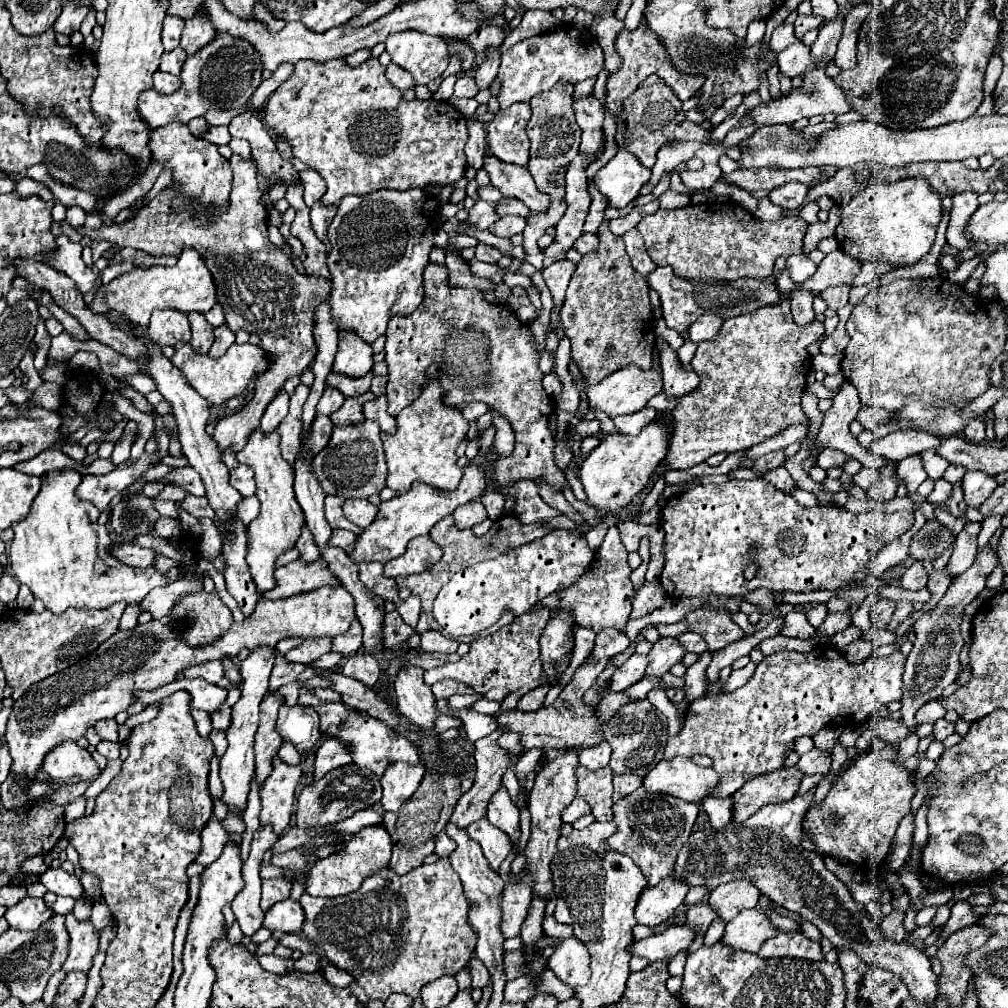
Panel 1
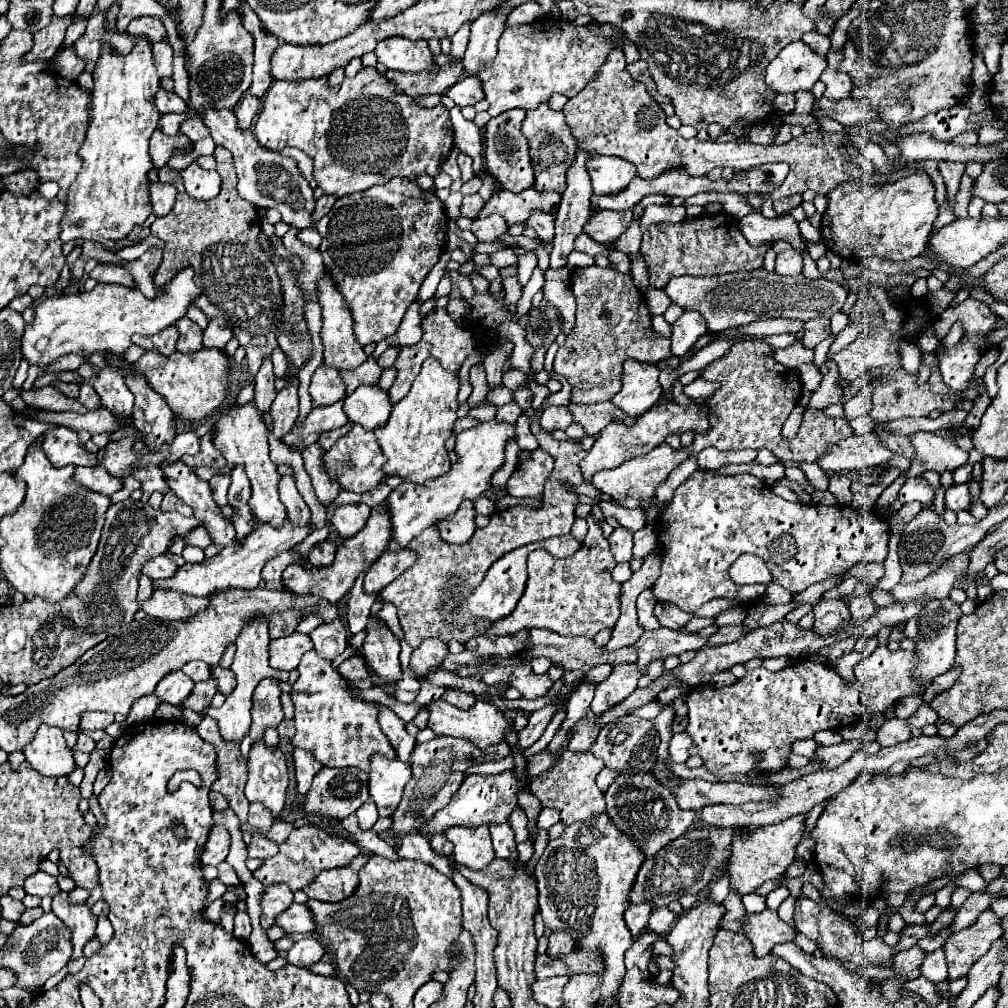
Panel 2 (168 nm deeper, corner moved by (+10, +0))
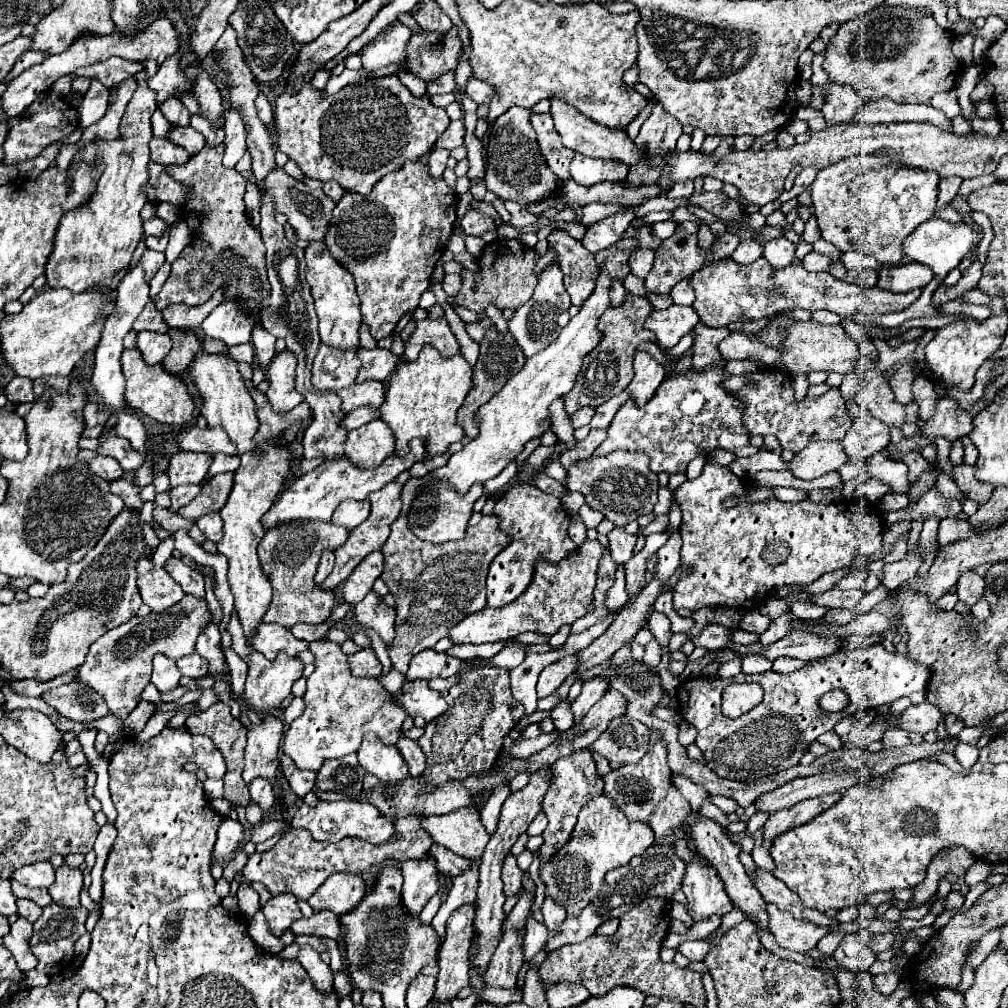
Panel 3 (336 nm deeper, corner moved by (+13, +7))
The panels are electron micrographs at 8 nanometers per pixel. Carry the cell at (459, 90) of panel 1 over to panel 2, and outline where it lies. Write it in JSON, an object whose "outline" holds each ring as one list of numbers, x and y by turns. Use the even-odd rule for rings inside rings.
{"outline":[[466,75,466,77,462,77,454,87,450,87,450,89,446,91,446,95,448,95,458,107,474,105,474,103,478,103,478,101,484,99,482,83,478,81,476,75]]}

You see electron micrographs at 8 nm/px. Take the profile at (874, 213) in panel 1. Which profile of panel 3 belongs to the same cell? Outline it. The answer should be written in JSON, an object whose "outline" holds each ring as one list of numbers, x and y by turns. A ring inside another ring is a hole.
{"outline":[[885,154,843,158,823,168,811,184,819,232,841,252,857,250,881,264,897,264,905,256,903,238,933,218,937,186,939,174,885,162]]}

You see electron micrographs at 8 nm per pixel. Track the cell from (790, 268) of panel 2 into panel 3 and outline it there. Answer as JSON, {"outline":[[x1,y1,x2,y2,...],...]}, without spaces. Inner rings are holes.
{"outline":[[785,236,781,238,773,238,769,242,765,242,763,246,763,256,771,262,771,266,775,268,785,268,793,262,795,258,795,244,789,242]]}

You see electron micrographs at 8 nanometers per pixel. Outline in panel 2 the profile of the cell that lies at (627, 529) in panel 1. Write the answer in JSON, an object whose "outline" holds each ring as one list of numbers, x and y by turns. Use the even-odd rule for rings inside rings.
{"outline":[[624,527,614,529,614,533,608,537,608,541,610,541,616,563,624,563,624,561,632,559,634,541,632,541,632,533,628,529,624,529]]}

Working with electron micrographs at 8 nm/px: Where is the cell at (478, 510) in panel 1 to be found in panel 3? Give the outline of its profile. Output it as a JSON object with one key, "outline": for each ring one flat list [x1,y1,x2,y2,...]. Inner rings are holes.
{"outline":[[481,484,471,486,467,494,455,494,455,490,447,486,433,486,429,492,425,492,419,498,419,502,415,502,415,508,411,508,411,514,409,514,411,532,433,544,443,544,447,540,463,540,469,518,473,514,473,504,481,494,483,494]]}

